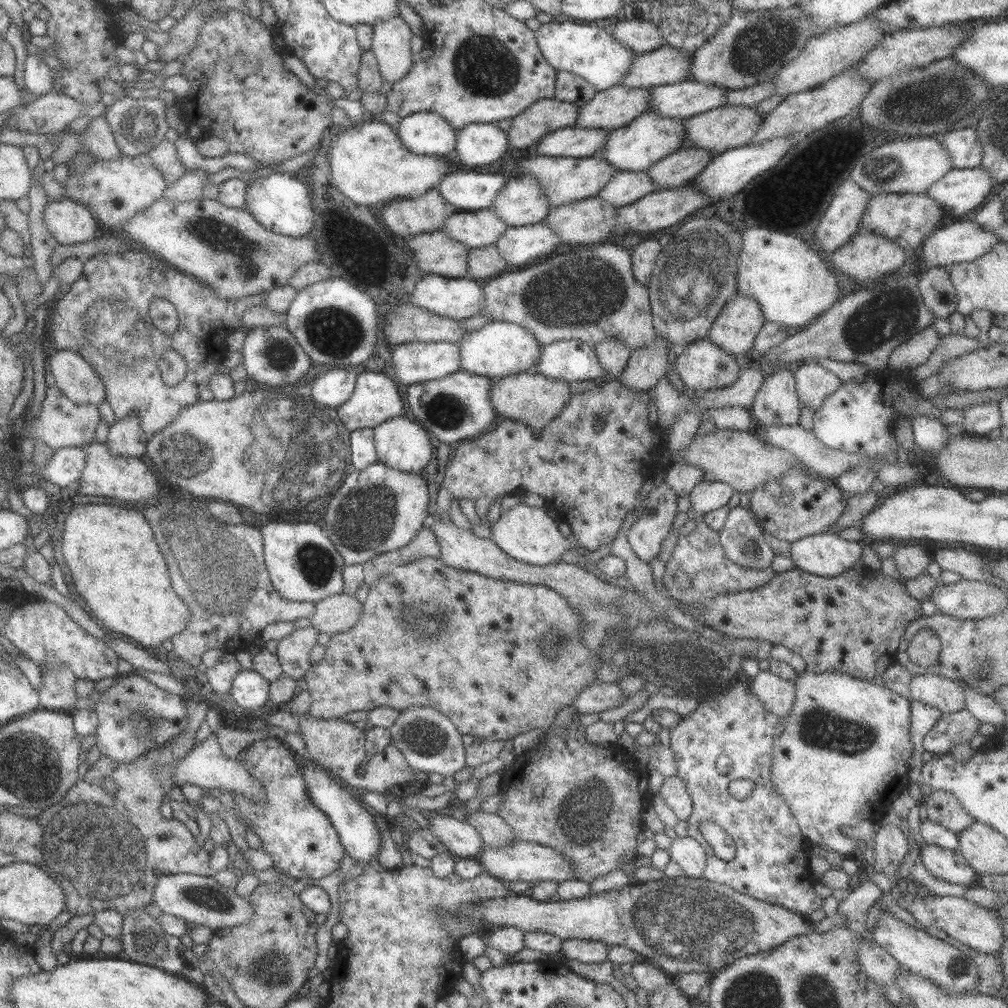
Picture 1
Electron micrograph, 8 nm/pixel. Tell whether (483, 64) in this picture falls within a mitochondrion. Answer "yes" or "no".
yes

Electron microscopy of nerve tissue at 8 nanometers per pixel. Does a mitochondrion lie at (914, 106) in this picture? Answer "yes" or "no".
yes

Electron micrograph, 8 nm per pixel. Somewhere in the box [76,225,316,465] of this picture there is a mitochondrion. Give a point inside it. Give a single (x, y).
(280, 354)

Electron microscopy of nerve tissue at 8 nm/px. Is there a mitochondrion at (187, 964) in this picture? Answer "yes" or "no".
no

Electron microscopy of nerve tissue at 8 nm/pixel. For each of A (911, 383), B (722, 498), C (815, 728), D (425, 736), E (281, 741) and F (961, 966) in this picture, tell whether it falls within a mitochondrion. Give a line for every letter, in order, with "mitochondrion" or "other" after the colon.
A: other
B: other
C: mitochondrion
D: mitochondrion
E: other
F: other

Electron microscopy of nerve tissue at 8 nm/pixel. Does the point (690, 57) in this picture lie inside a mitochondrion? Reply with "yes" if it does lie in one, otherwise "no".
no

